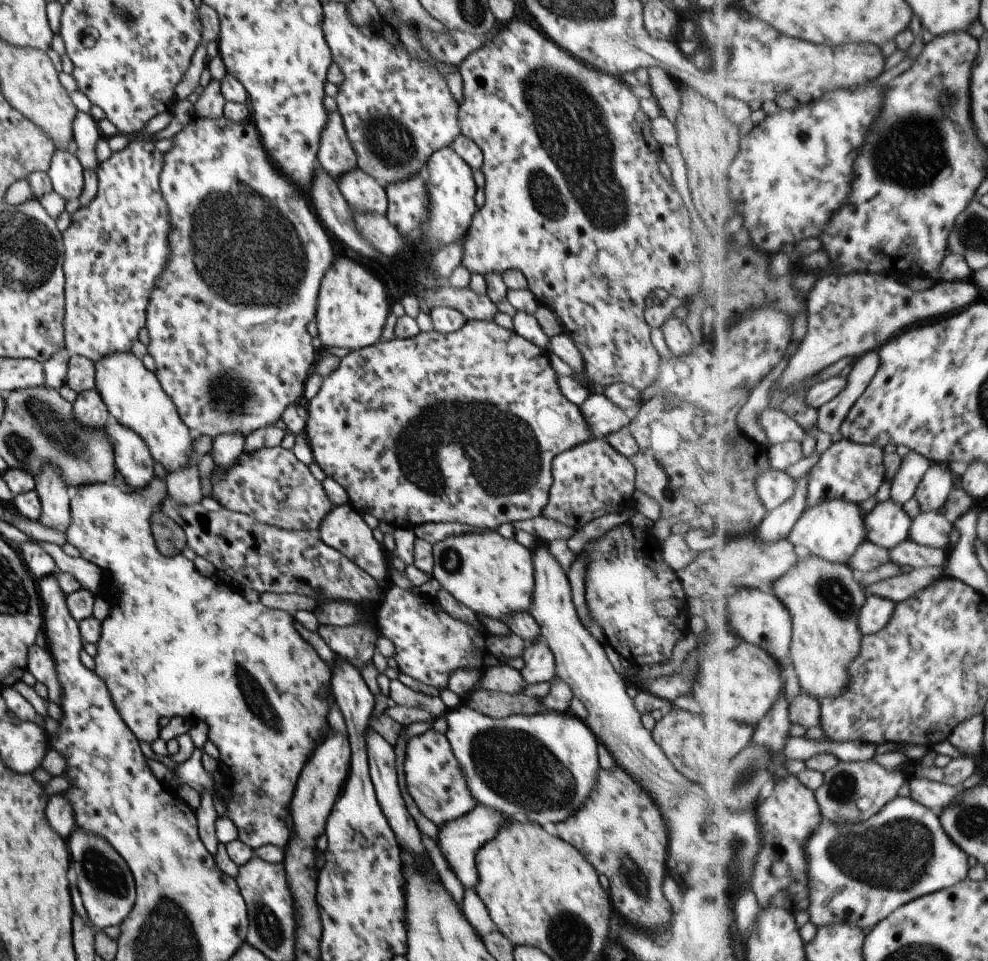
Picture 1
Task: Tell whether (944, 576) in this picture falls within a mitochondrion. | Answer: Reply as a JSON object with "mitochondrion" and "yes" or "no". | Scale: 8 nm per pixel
{"mitochondrion":"no"}

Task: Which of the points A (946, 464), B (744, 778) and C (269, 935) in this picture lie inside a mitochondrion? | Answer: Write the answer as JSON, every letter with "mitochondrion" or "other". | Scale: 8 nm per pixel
{"A":"other","B":"mitochondrion","C":"mitochondrion"}

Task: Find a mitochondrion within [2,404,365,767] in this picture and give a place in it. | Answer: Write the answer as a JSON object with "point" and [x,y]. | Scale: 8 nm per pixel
{"point":[259,705]}

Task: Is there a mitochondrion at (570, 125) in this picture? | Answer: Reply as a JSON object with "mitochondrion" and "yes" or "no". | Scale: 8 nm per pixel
{"mitochondrion":"yes"}

